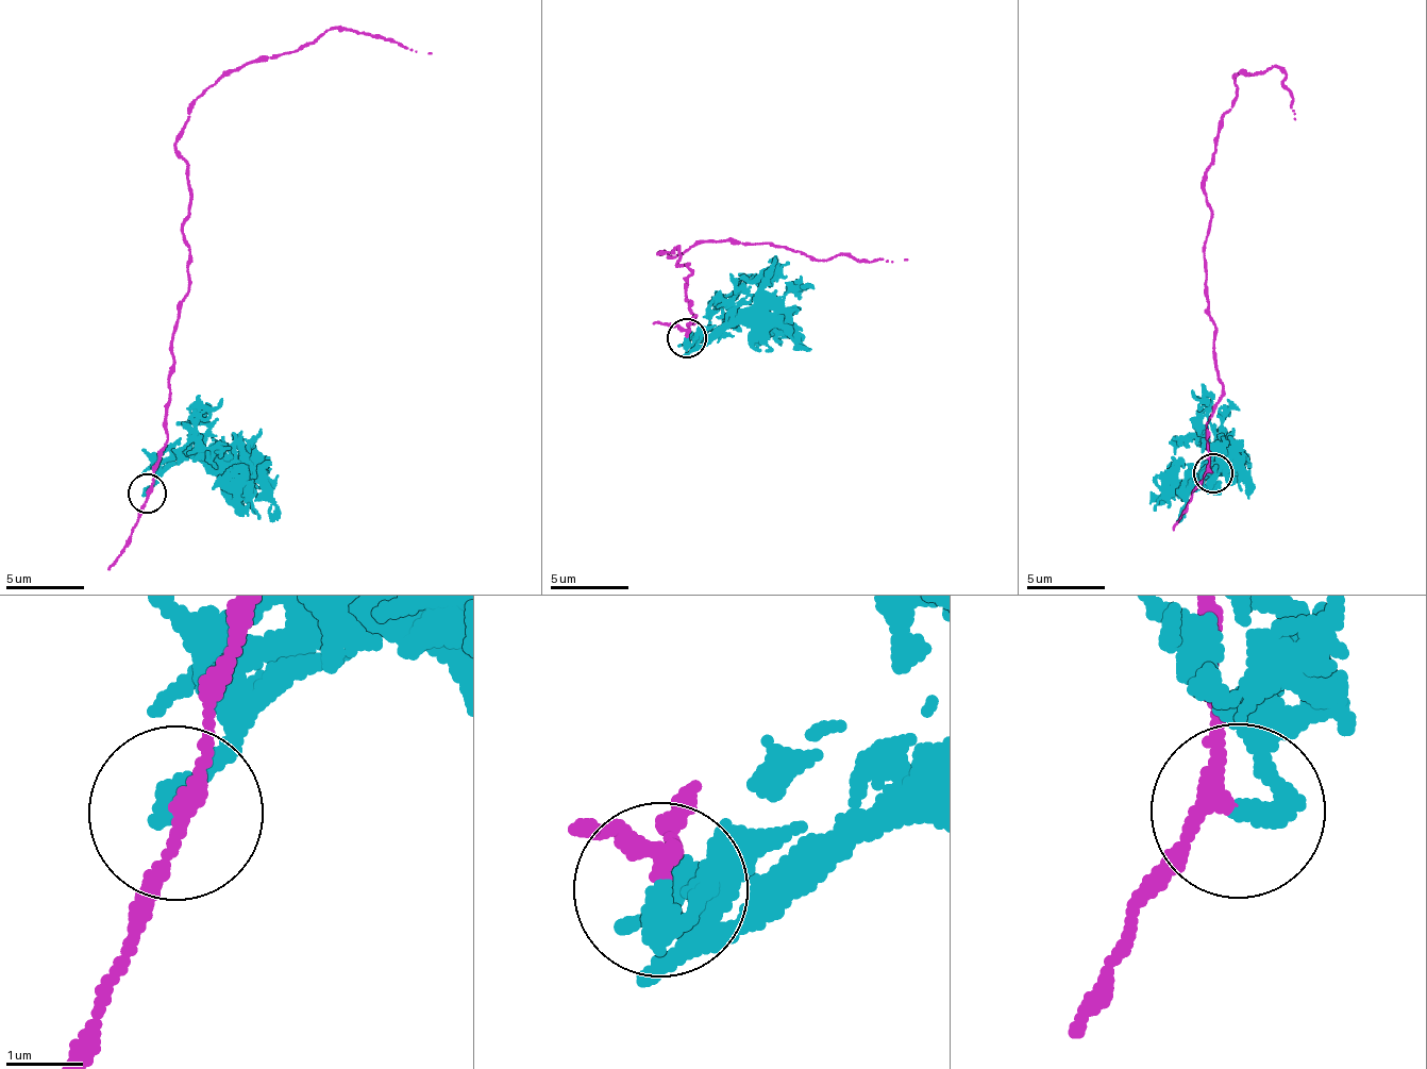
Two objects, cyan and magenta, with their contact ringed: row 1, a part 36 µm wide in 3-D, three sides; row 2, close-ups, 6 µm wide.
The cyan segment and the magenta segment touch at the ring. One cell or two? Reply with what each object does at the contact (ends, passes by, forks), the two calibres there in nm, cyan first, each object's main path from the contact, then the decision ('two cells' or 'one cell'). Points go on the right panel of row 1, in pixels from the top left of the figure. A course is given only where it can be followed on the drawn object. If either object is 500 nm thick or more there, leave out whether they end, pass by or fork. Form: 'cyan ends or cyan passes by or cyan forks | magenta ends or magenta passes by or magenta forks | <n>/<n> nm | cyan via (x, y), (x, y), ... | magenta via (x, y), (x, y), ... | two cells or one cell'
cyan ends | magenta passes by | 320/170 nm | cyan via (1214, 471), (1223, 448), (1201, 482), (1195, 485), (1180, 522) | magenta via (1214, 471), (1205, 422), (1222, 394), (1205, 276), (1205, 169), (1238, 72), (1275, 65), (1288, 76), (1296, 120) | two cells

